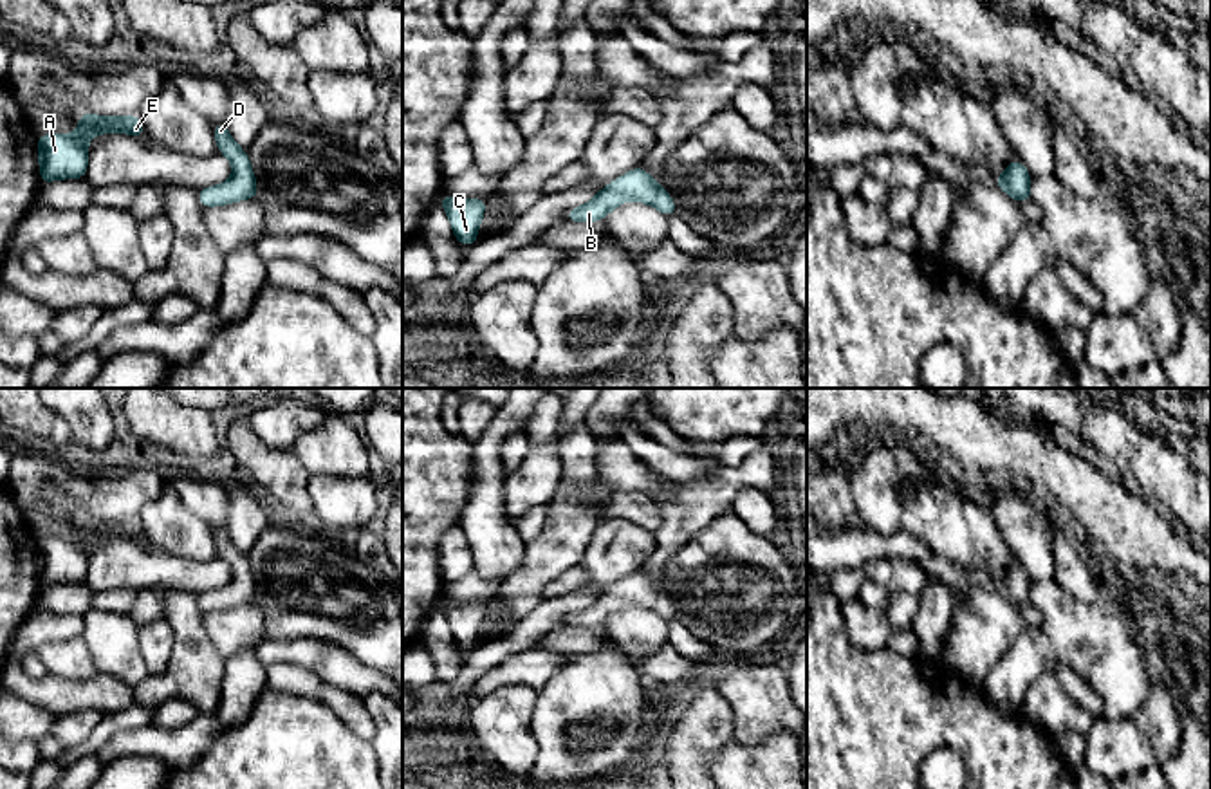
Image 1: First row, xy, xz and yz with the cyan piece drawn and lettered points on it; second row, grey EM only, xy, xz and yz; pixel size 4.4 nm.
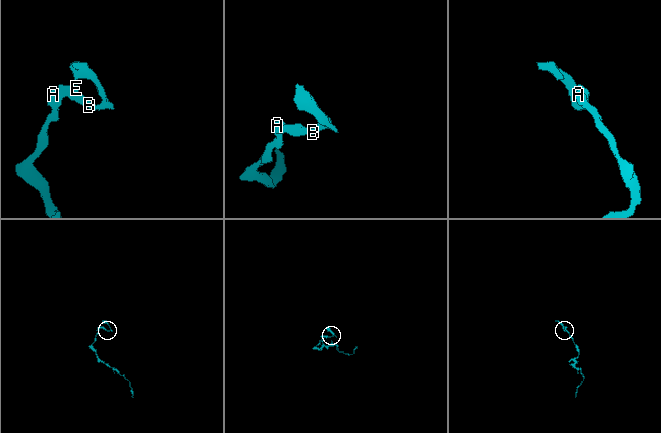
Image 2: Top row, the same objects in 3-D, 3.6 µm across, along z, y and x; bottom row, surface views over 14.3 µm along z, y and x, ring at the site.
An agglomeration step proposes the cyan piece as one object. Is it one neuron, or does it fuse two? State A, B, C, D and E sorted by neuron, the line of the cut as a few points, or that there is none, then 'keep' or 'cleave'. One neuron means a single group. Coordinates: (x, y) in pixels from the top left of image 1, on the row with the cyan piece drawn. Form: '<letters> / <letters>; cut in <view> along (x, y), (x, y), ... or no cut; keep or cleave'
A B C D E; no cut; keep

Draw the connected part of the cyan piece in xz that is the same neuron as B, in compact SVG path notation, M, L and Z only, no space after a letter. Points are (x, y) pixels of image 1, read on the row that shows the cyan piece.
M639 164L632 172L621 175L612 184L597 191L597 195L563 215L569 222L596 222L605 220L605 217L624 200L633 199L642 204L652 204L655 209L666 217L679 215L671 195L662 190L657 181L653 181L646 170Z

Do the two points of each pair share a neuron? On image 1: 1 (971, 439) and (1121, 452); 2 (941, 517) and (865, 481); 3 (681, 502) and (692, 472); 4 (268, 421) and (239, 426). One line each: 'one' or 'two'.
1: two
2: one
3: two
4: two

